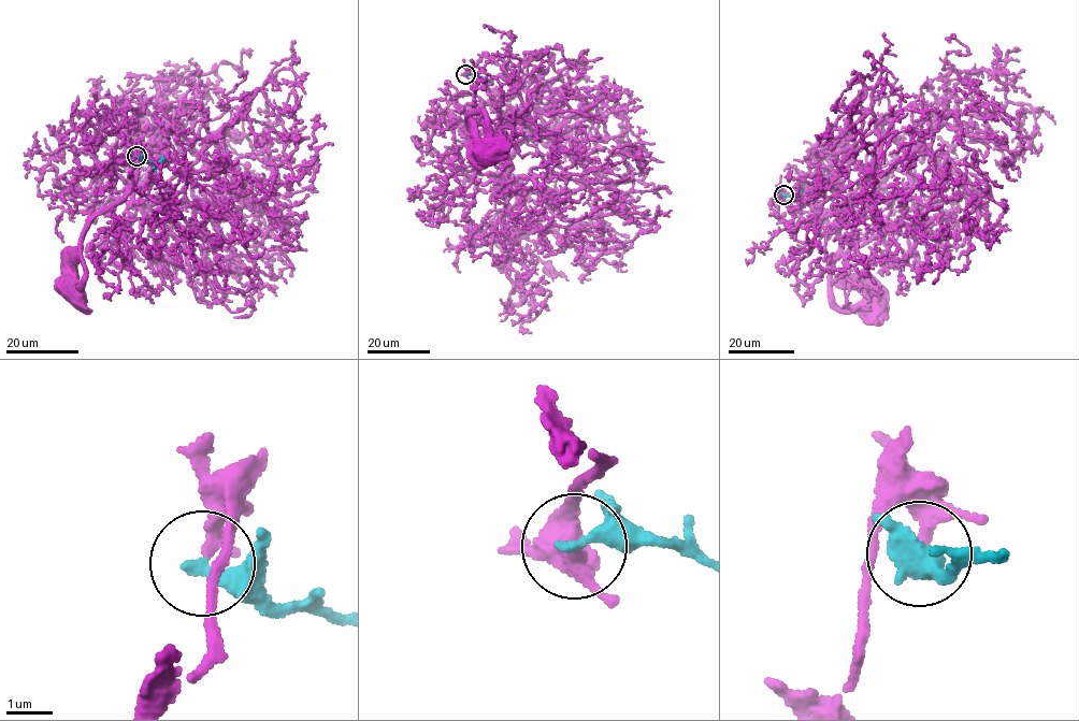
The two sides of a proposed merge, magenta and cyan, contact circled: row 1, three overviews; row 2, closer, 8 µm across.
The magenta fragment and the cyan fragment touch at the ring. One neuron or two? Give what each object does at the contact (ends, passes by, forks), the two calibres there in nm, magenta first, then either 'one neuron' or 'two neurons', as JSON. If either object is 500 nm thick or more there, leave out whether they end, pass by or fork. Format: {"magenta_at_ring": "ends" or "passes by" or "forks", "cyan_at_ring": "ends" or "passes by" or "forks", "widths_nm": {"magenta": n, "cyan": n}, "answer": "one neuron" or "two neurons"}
{"magenta_at_ring": "passes by", "cyan_at_ring": "ends", "widths_nm": {"magenta": 200, "cyan": 360}, "answer": "two neurons"}

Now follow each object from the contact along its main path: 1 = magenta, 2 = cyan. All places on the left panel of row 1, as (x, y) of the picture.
1: (138, 156), (133, 186), (174, 206), (185, 163), (154, 152), (91, 220), (84, 273), (69, 289)
2: (138, 157), (156, 162), (162, 155)

